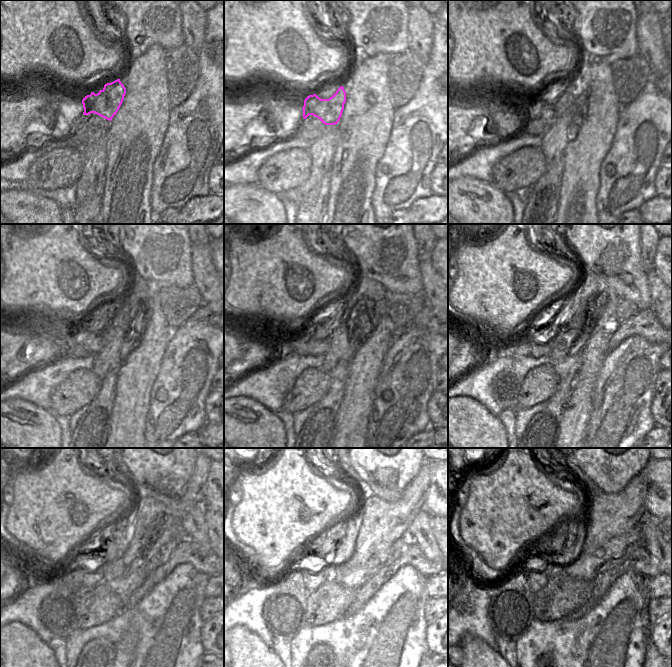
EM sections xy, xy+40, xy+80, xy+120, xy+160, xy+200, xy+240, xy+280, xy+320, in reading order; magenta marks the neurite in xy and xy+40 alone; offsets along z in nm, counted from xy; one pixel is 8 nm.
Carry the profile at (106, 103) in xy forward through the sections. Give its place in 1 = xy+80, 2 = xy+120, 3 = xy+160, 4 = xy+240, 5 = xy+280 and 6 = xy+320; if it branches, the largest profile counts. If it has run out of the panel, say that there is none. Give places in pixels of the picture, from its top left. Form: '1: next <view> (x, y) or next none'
1: next xy+80 (545, 112)
2: next xy+120 (93, 342)
3: next xy+160 (314, 346)
4: next xy+240 (91, 576)
5: next xy+280 (314, 576)
6: next xy+320 (537, 577)

